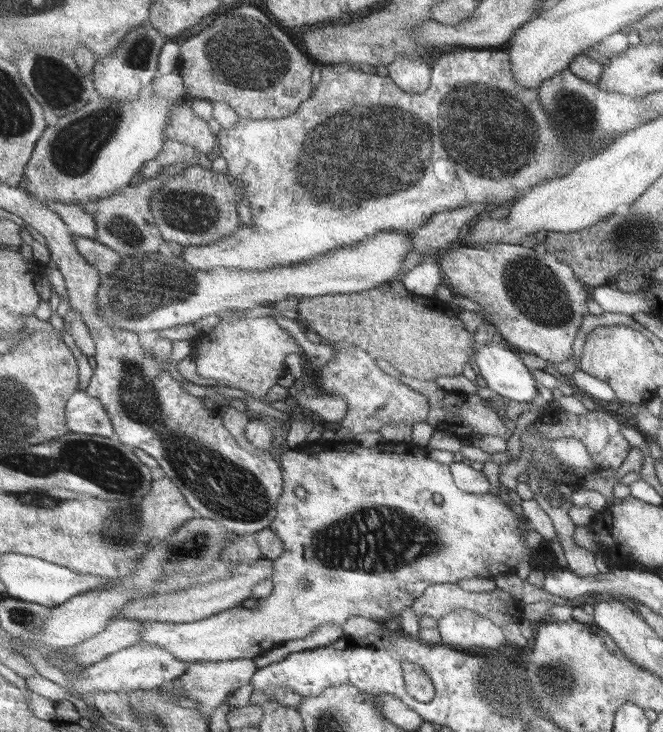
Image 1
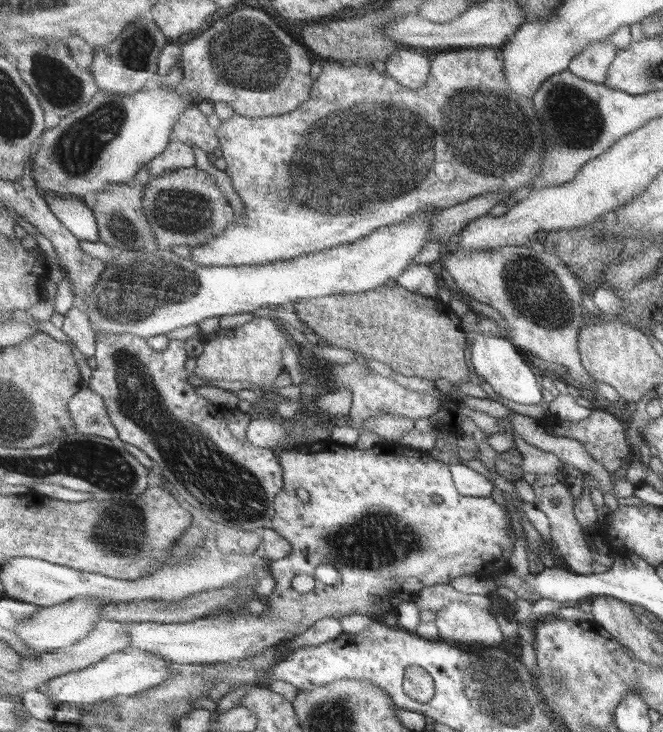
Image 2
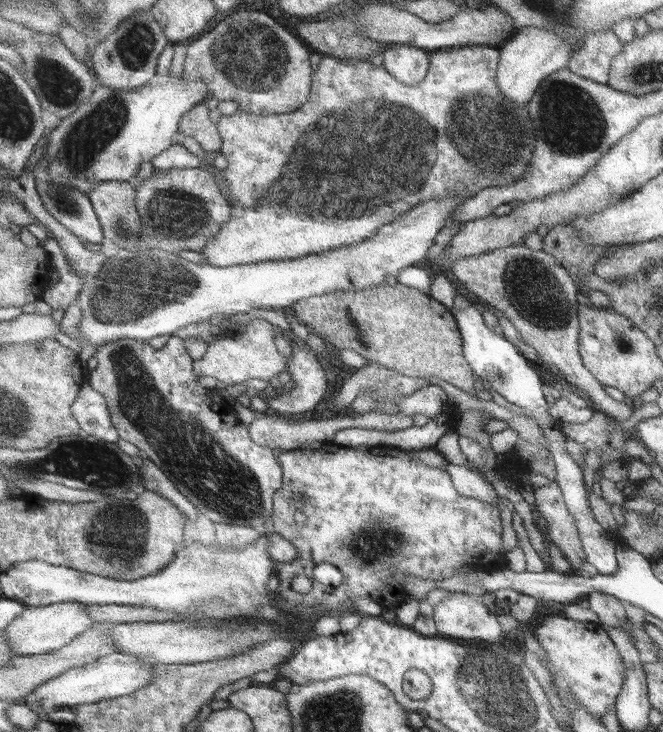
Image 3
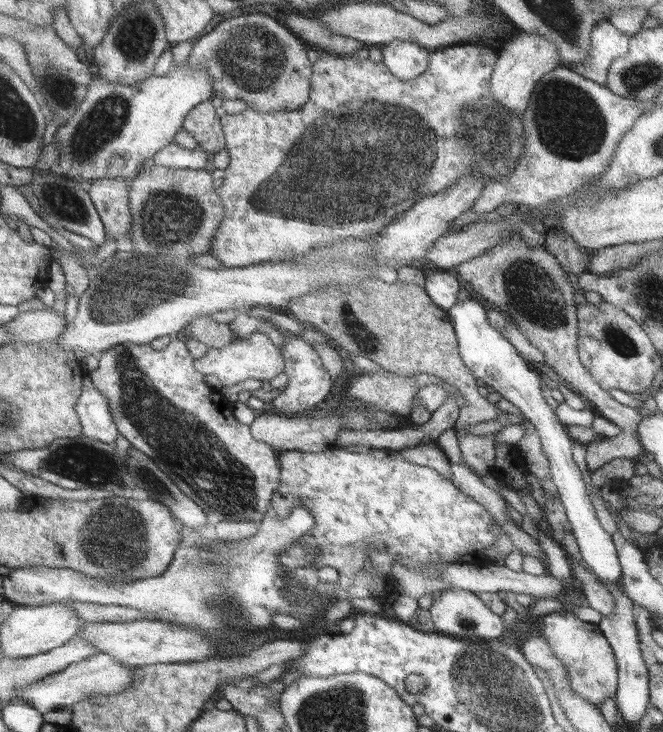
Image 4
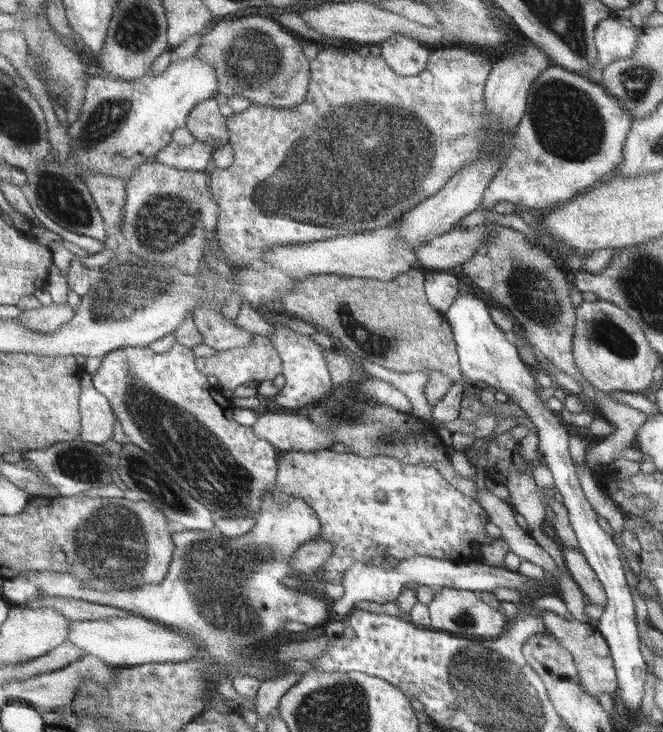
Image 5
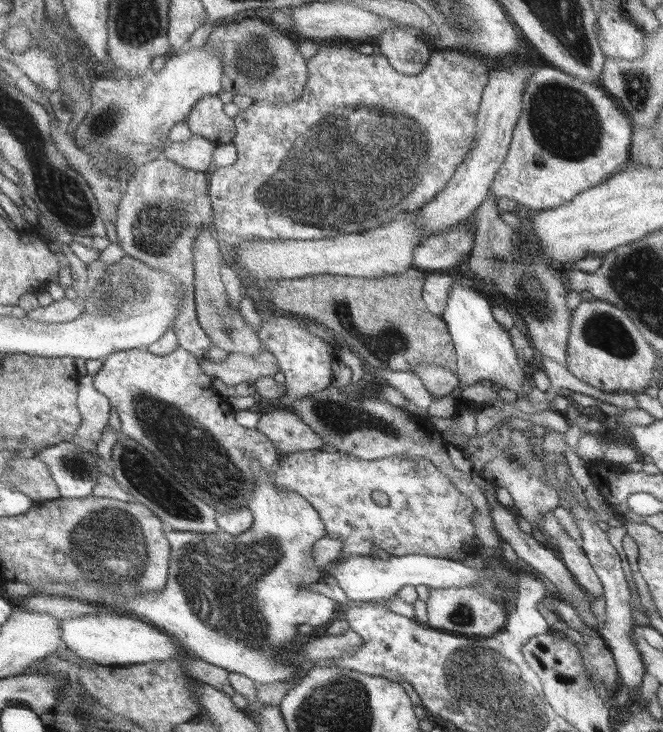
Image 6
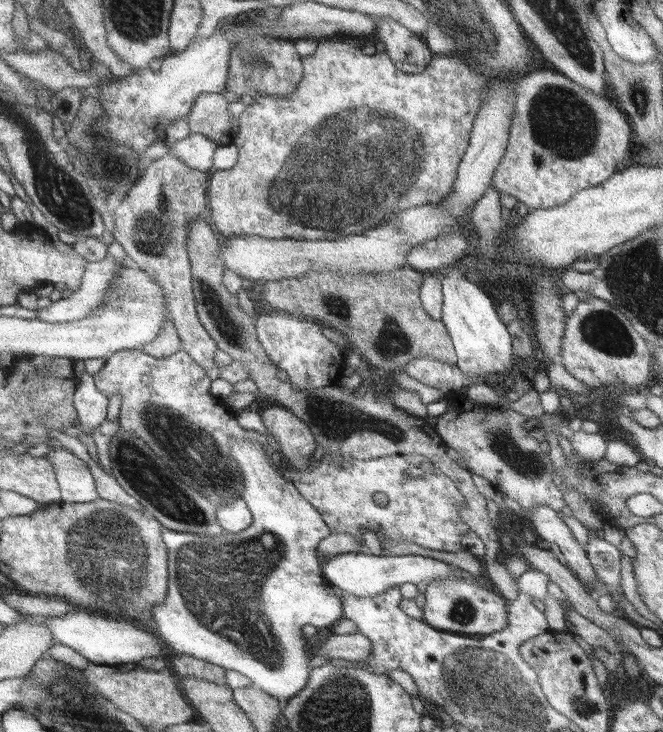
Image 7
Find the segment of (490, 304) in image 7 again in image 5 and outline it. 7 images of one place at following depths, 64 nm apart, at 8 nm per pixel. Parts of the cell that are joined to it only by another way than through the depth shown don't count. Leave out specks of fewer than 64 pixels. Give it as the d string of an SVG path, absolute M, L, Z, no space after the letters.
M459 294L451 306L451 310L445 314L449 324L453 326L453 334L457 338L457 348L459 348L459 356L461 356L461 372L463 372L463 380L459 380L451 392L433 408L433 416L439 422L449 422L455 418L461 418L461 408L465 406L465 390L467 386L487 386L491 390L501 390L507 396L511 396L513 402L517 402L519 408L523 408L529 418L533 420L533 424L539 428L539 438L541 438L541 452L545 456L545 462L549 464L551 472L555 474L555 484L557 490L563 496L563 504L569 510L569 520L571 526L577 534L579 540L579 548L585 556L587 566L591 566L593 574L597 576L597 582L603 586L605 592L605 610L597 622L597 632L601 632L601 636L605 638L605 644L611 650L611 658L613 658L613 668L615 668L615 692L623 702L625 702L625 710L629 712L629 716L639 714L639 706L641 706L641 696L643 696L643 680L645 680L645 672L647 672L647 664L643 662L643 656L639 652L639 630L635 624L635 610L633 610L633 602L631 602L631 590L625 582L625 574L621 568L621 560L617 554L617 548L613 544L613 534L607 534L599 528L597 524L597 514L591 510L591 506L585 500L583 488L579 486L579 478L577 478L577 470L573 466L571 460L571 450L569 450L569 426L563 424L561 416L555 414L553 410L549 410L541 398L539 398L539 384L529 368L529 364L525 364L519 356L519 350L515 348L511 334L503 332L491 318L491 306L485 304L485 300L479 300L473 294Z

